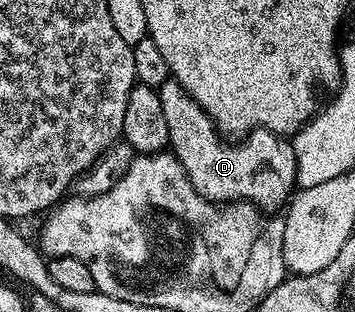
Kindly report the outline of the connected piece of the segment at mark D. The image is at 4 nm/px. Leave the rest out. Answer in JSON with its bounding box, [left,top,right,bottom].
[158,77,298,213]

